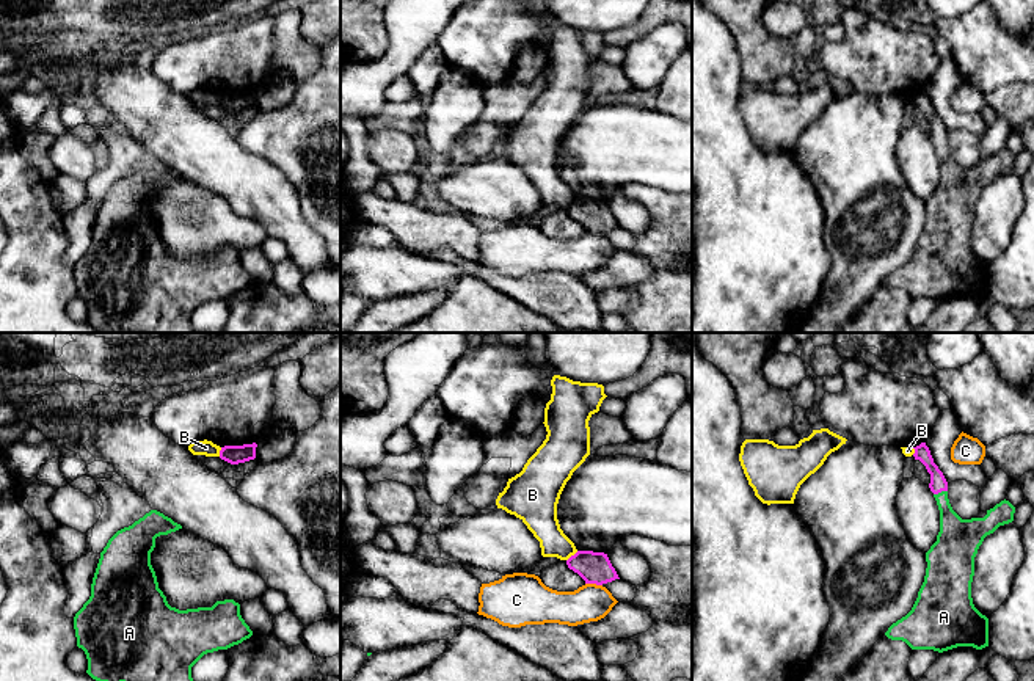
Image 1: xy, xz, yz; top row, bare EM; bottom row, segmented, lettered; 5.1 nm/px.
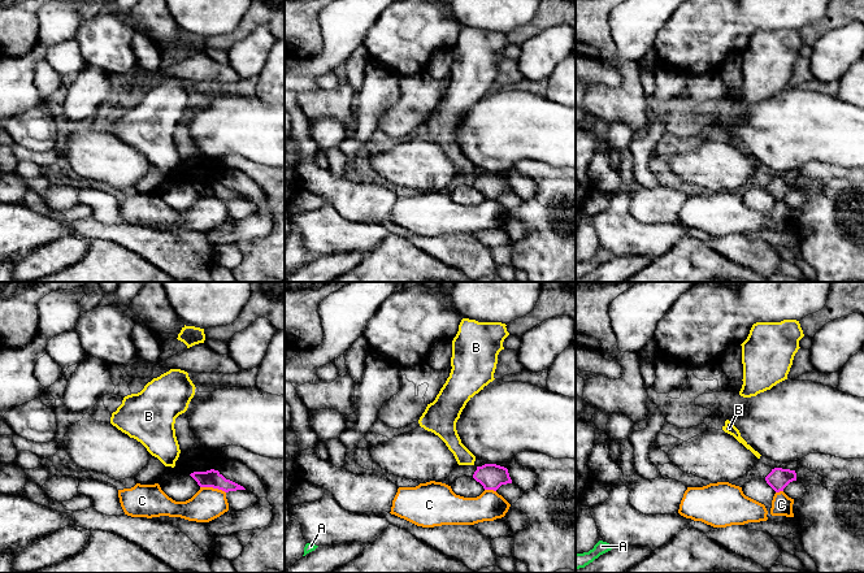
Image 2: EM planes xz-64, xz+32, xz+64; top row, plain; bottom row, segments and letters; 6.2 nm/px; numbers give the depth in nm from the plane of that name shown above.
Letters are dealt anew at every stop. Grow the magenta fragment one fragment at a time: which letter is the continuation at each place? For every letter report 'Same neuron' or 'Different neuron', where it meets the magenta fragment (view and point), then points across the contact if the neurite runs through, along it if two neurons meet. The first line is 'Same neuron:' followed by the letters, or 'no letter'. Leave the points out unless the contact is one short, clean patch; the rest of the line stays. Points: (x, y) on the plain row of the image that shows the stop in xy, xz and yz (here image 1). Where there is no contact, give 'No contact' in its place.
Same neuron: A
A: Same neuron. Touches magenta at yz (940, 140). Path across: yz (939, 132), (940, 140), (946, 163), (957, 185)
B: Different neuron. Touches magenta at xz (571, 204). Boundary: xz (578, 200), (567, 209)
C: Different neuron. Touches magenta at xz (593, 231)

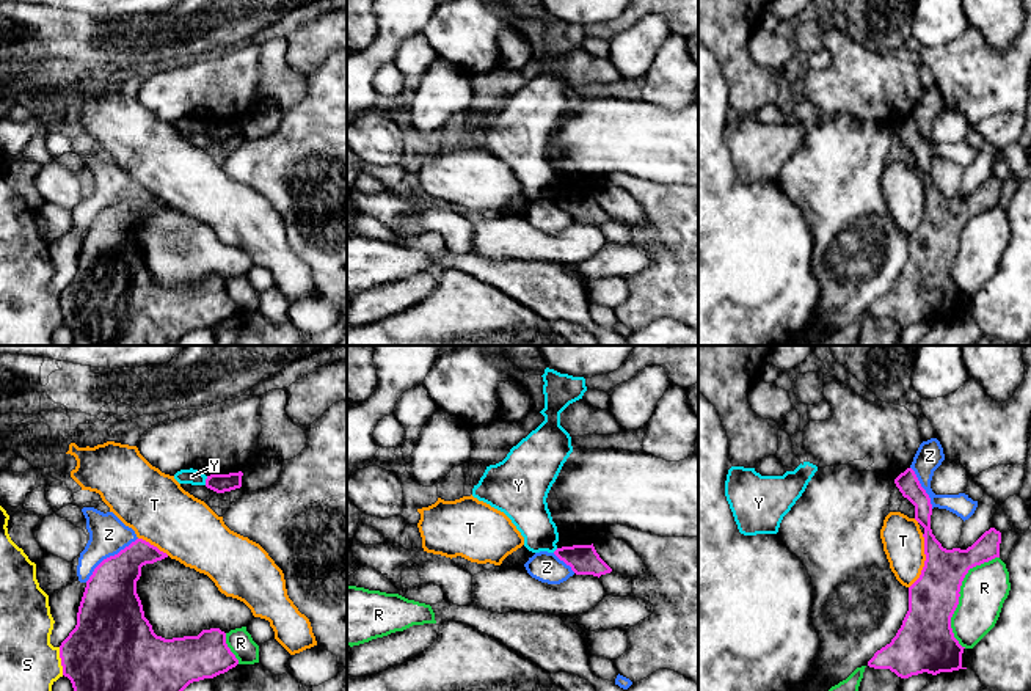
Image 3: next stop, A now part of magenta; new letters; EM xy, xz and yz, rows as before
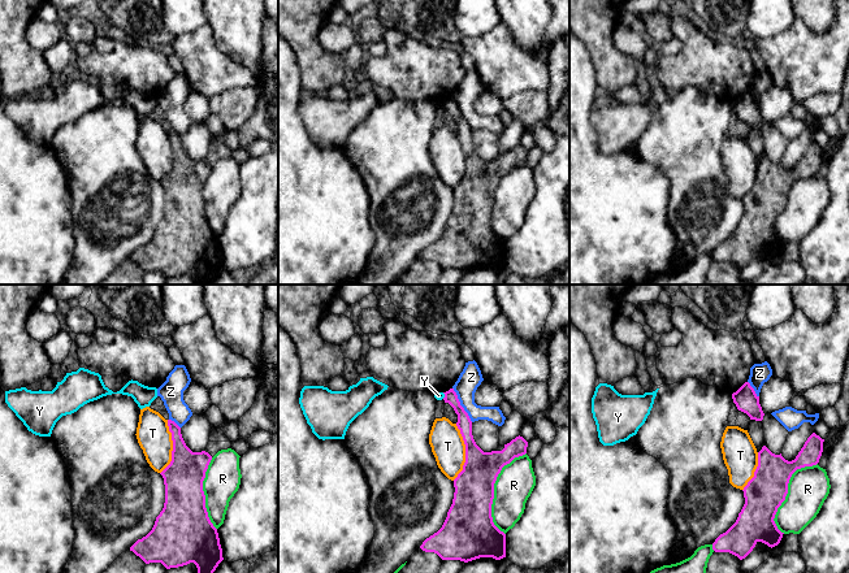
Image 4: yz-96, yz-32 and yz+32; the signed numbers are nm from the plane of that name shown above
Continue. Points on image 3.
Same neuron: no letter
R: Different neuron. Touches magenta at yz (959, 242)
S: Different neuron. Touches magenta at xy (61, 310)
T: Different neuron. Touches magenta at yz (925, 209)
Y: Different neuron. Touches magenta at xy (206, 129). Boundary: xy (207, 124), (204, 132)
Z: Different neuron. Touches magenta at xy (110, 204)

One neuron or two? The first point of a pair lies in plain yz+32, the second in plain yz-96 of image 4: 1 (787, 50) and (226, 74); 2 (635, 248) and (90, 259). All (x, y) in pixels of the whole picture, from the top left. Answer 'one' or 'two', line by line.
1: one
2: two

